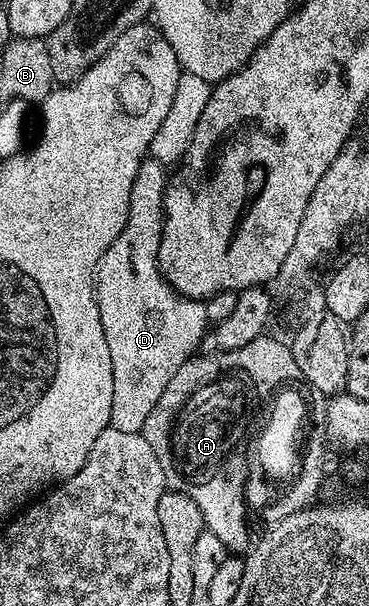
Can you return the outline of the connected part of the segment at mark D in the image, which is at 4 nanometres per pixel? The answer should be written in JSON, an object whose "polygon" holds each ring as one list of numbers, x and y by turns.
{"polygon":[[149,158,143,160,136,178,132,182,132,198,130,199,130,221,126,229,110,246,108,260,112,263,126,264,130,260,130,268,97,269,94,282,94,293,100,310,100,322,104,326,104,342,108,342,108,354,112,354,112,414,110,427,124,430,124,434,141,432,144,422,148,422,148,414,152,414,152,406,160,402,160,394,171,381,173,374,180,366,191,359,193,352,203,347,208,335,206,306,203,301,190,300,175,292,171,284,162,279,158,268,158,251,162,241,162,211,164,210,164,194,168,172,159,160]]}

